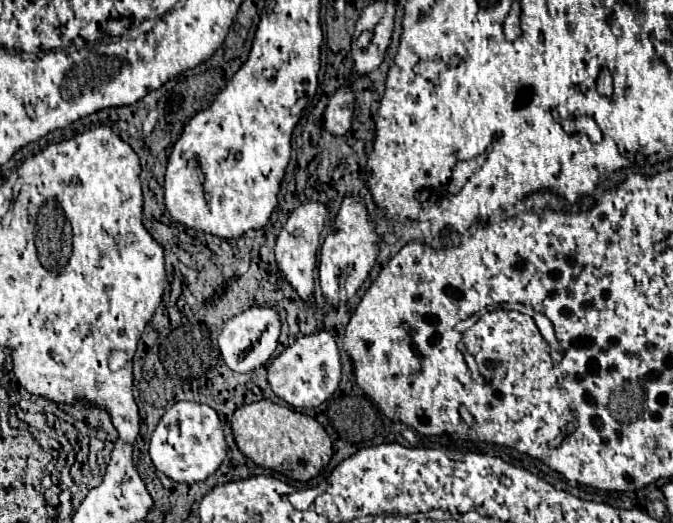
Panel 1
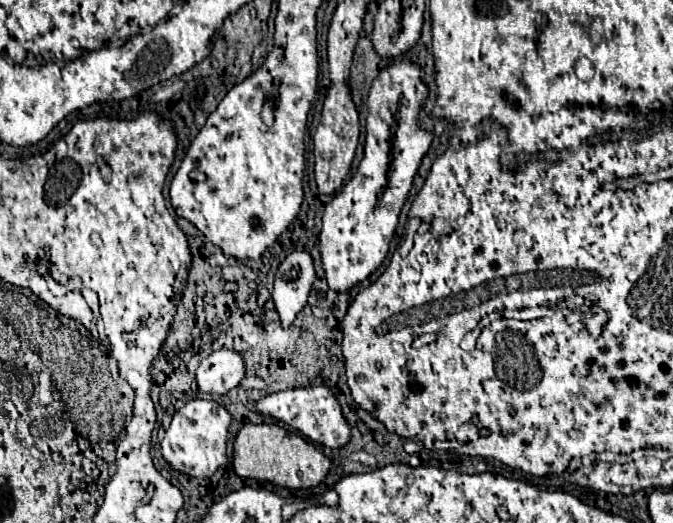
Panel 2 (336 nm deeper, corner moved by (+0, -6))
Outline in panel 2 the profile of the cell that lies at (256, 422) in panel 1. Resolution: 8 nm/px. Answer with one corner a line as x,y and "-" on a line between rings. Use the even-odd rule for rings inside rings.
244,424
234,440
234,472
240,478
254,478
254,480
266,480
282,488
302,490
318,486
328,470
330,460
316,450
310,442
300,438
294,432
288,432
276,424

